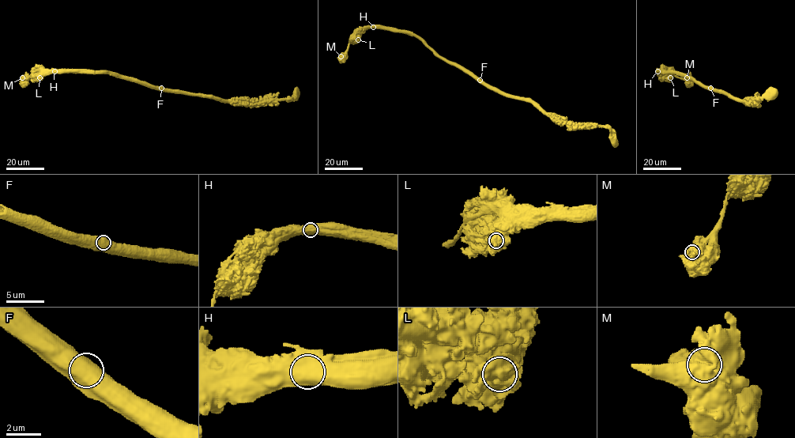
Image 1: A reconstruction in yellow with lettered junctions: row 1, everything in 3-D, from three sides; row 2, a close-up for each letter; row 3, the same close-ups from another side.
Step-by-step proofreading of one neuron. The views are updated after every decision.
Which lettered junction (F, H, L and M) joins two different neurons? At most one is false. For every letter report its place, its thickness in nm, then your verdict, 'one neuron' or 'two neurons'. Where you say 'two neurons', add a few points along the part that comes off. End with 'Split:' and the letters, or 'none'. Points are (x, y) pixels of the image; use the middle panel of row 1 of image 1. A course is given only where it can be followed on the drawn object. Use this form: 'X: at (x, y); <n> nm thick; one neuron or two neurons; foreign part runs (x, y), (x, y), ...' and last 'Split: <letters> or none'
F: at (480, 80); 1150 nm thick; one neuron
H: at (373, 27); 1200 nm thick; two neurons; foreign part runs (373, 27), (359, 29), (352, 36), (346, 56), (340, 62)
L: at (358, 39); 1300 nm thick; one neuron
M: at (340, 56); 1150 nm thick; one neuron
Split: H

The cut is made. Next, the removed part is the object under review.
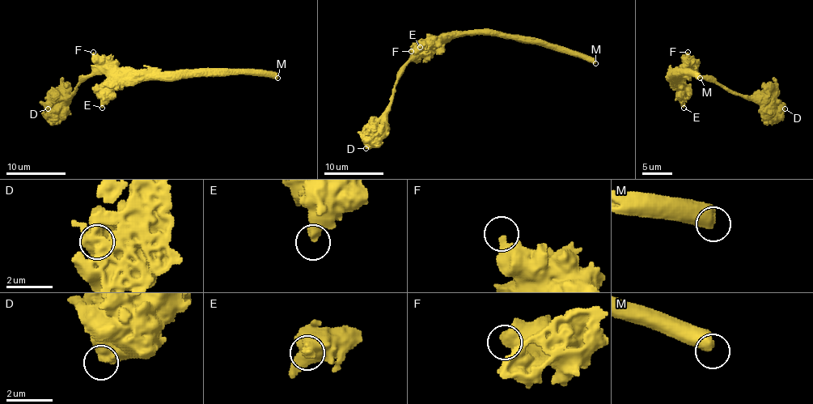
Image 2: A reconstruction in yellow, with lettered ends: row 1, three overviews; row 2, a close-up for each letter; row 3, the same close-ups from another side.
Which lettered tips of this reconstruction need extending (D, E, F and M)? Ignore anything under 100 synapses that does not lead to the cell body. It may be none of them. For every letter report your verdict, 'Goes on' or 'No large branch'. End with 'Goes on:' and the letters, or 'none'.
D: No large branch
E: No large branch
F: No large branch
M: Goes on
Goes on: M

